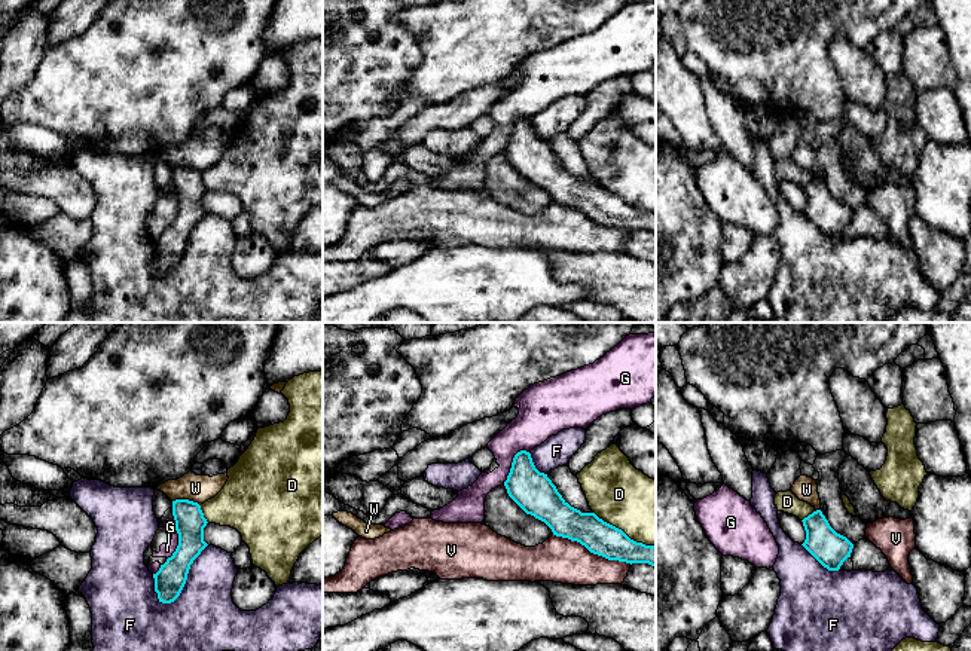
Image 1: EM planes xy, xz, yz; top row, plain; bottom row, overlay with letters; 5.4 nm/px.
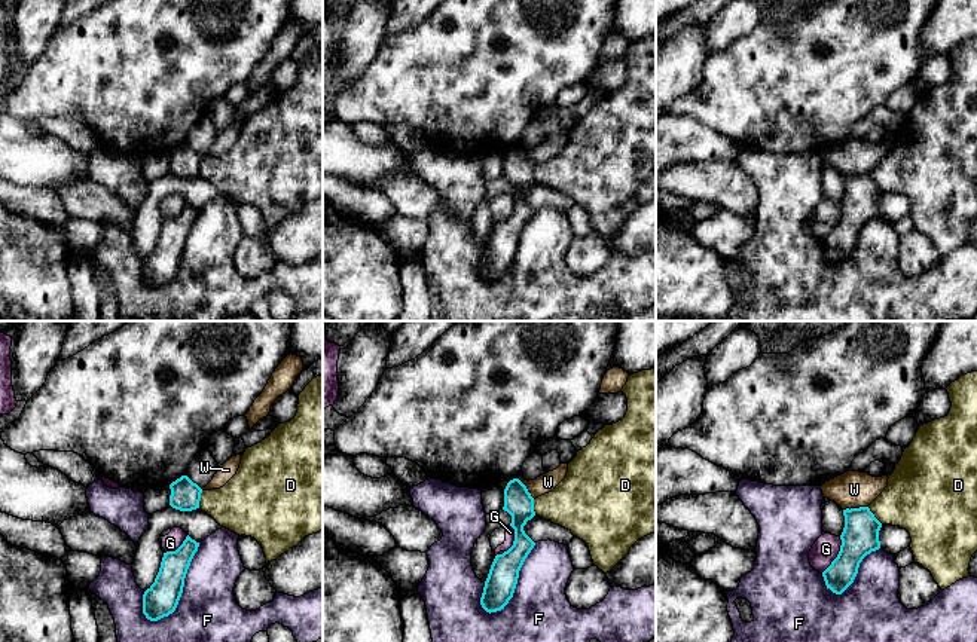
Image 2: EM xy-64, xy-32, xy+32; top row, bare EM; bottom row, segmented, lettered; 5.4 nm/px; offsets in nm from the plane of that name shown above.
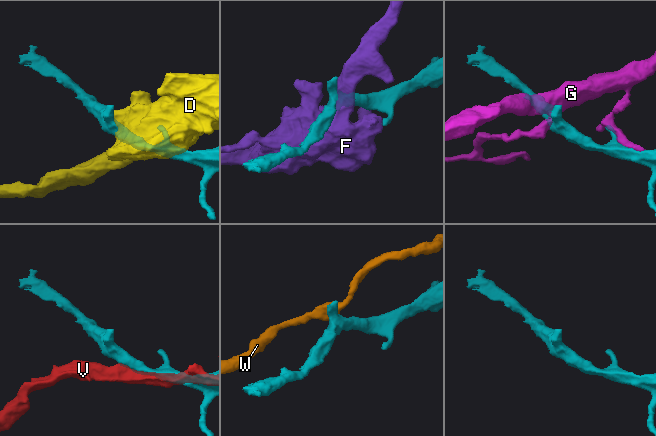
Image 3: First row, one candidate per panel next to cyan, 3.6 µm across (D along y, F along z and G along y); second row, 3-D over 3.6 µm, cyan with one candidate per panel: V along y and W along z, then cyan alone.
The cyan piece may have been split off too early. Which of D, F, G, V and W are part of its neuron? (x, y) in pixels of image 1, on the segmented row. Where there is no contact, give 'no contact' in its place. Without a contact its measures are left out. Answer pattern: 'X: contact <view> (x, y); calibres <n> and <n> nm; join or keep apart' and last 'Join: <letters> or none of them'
D: contact xz (623, 532); calibres 180 and 360 nm; keep apart
F: contact xy (186, 578); calibres 160 and 360 nm; keep apart
G: contact xz (512, 462); calibres 220 and 200 nm; keep apart
V: contact xz (592, 552); calibres 180 and 240 nm; keep apart
W: contact xy (186, 500); calibres 160 and 140 nm; keep apart
Join: none of them

